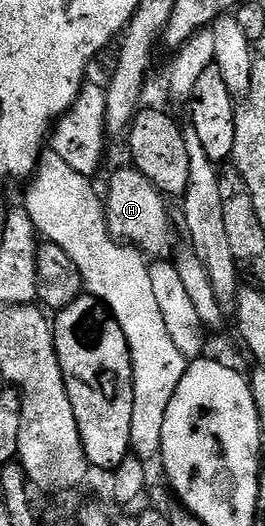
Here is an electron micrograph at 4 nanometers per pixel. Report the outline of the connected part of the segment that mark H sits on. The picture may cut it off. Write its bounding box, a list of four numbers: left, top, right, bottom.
[105,166,175,257]

